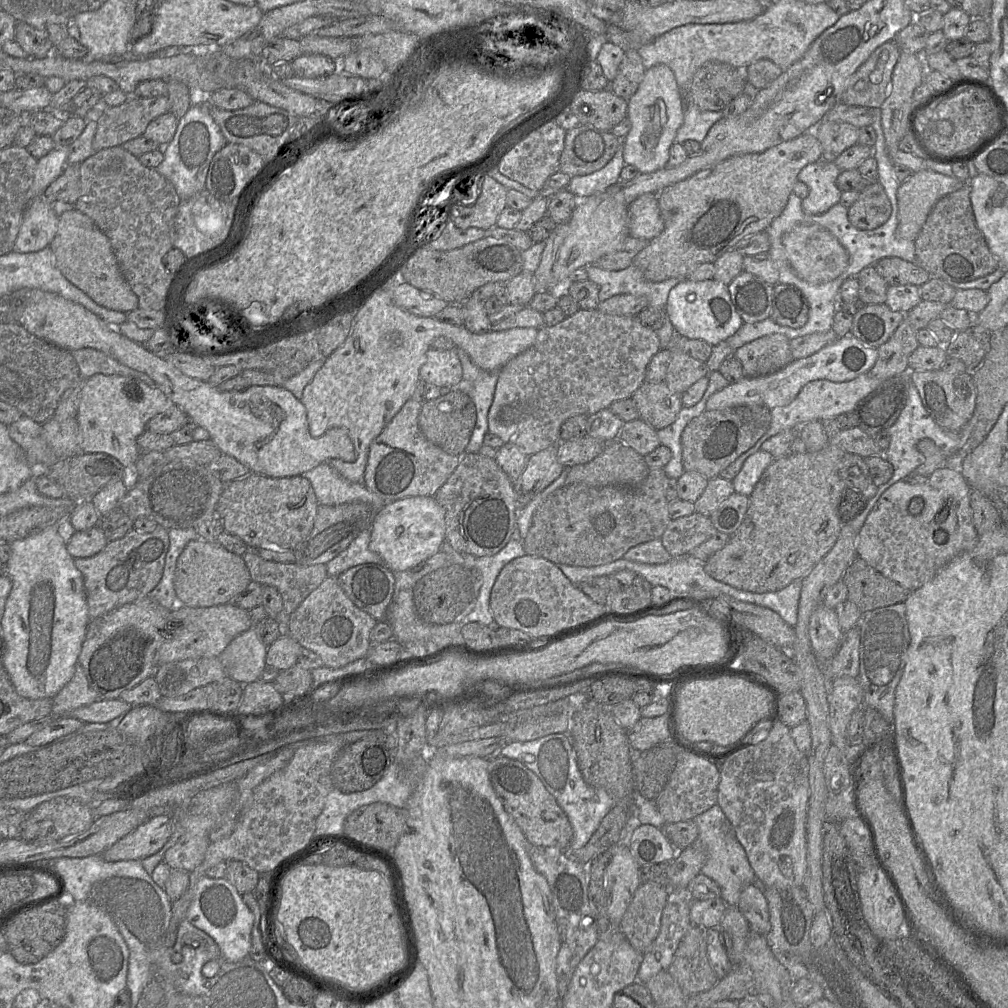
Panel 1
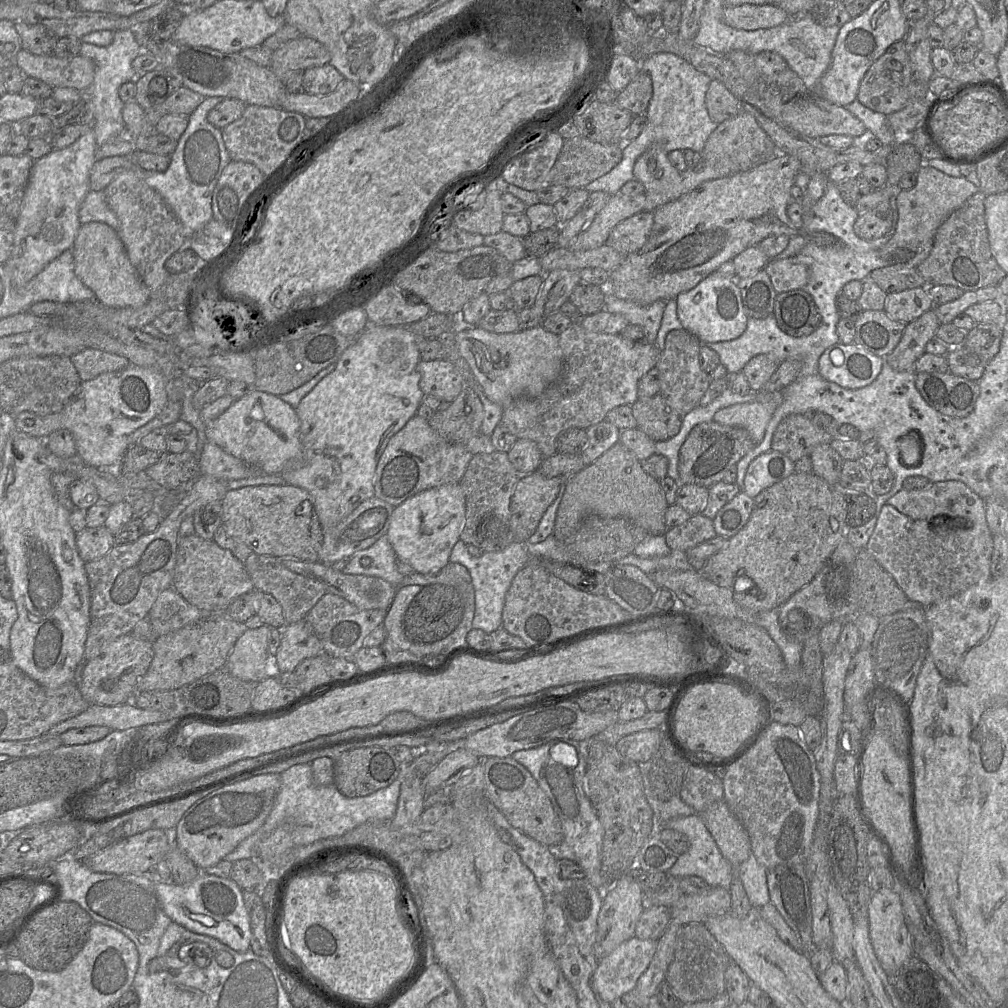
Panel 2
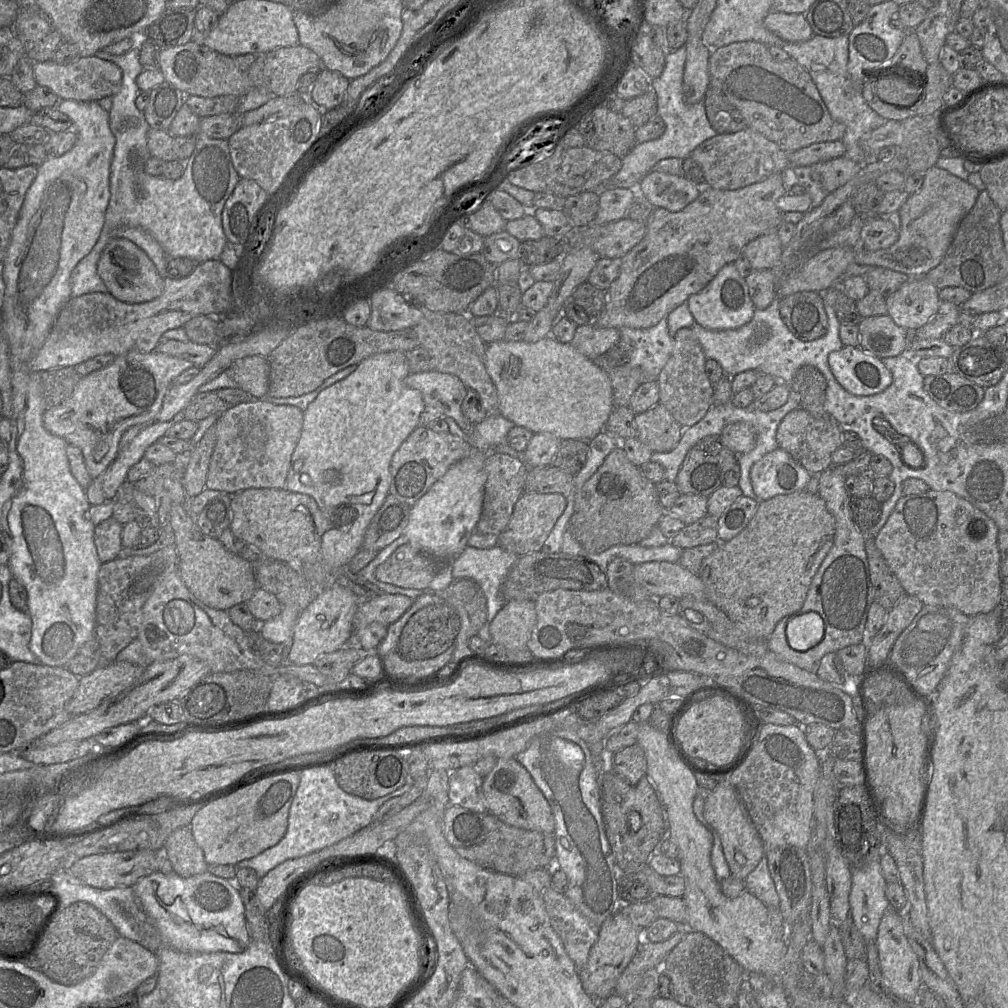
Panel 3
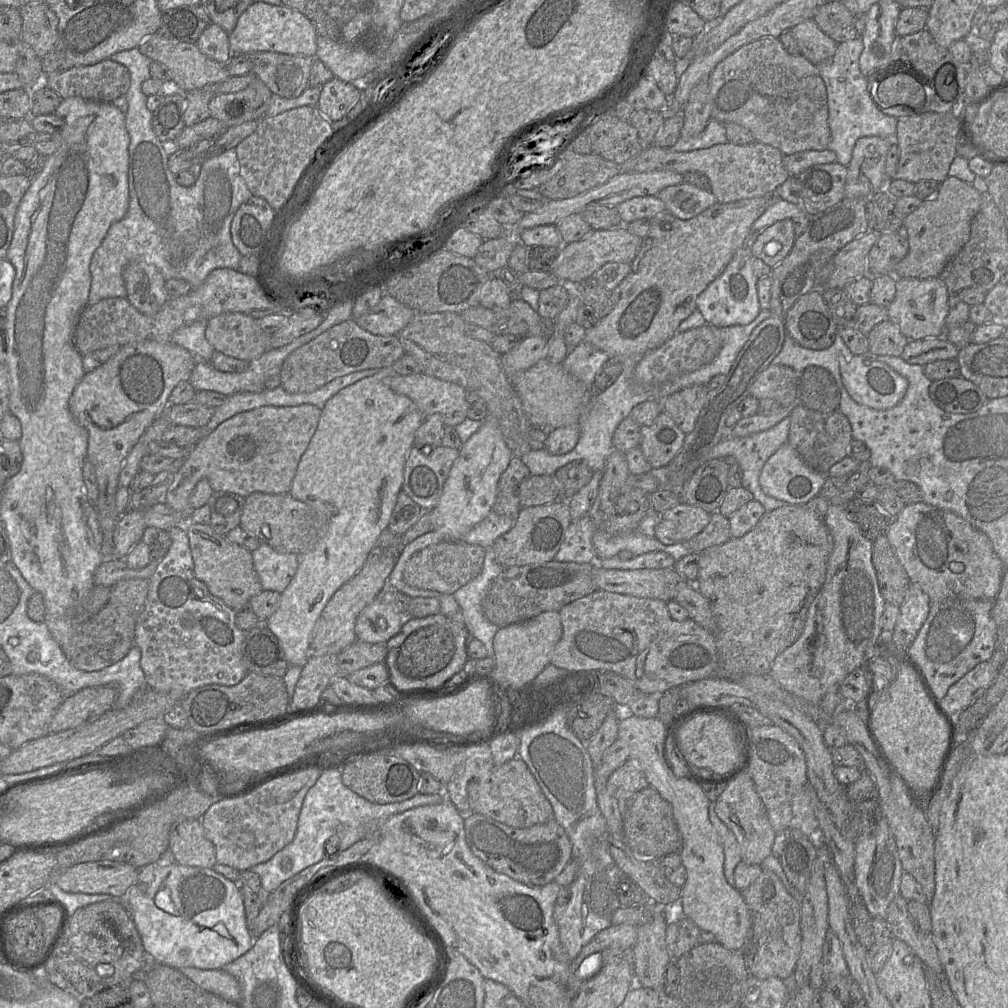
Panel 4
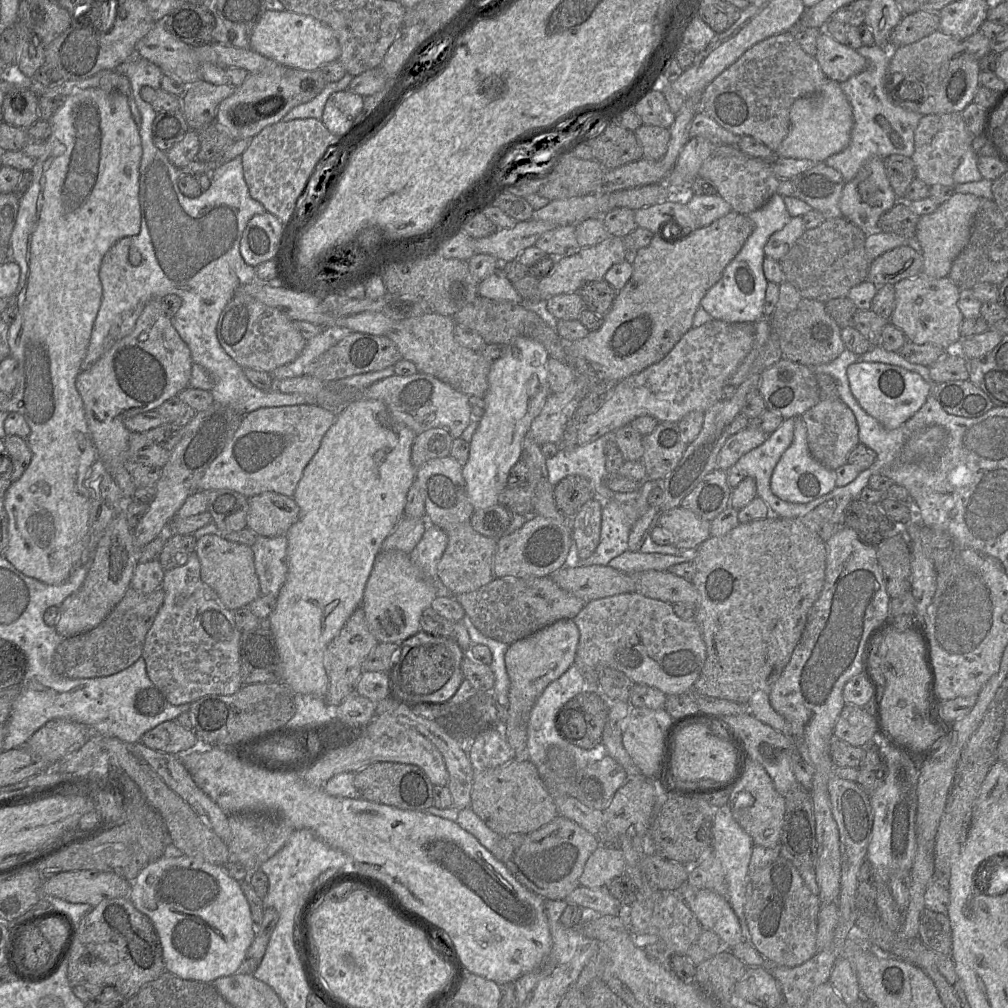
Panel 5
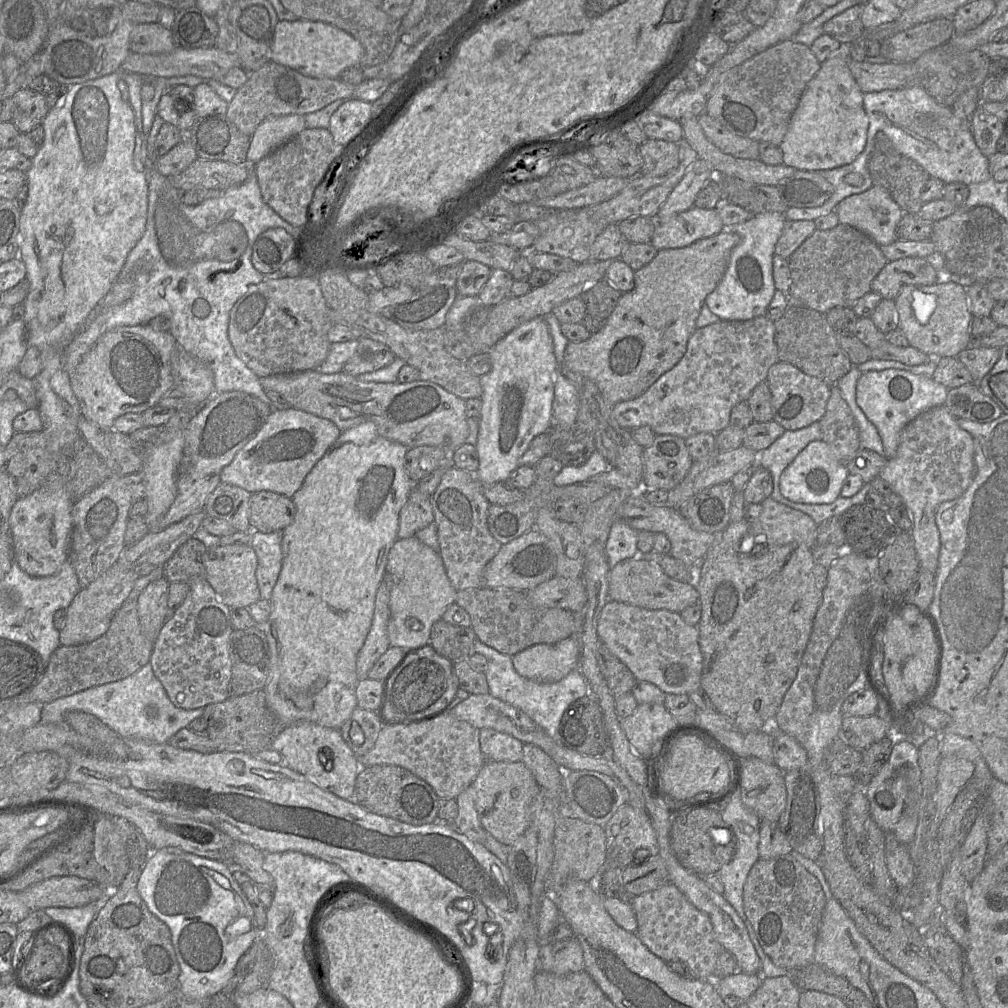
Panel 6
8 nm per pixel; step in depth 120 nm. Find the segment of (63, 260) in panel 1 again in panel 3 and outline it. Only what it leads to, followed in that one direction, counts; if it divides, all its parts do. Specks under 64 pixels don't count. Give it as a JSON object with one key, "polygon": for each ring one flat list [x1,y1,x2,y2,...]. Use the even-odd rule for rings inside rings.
{"polygon":[[113,237,104,248,97,272,109,292,116,299,127,303,149,302,159,297,164,289,164,278,148,255,126,238]]}

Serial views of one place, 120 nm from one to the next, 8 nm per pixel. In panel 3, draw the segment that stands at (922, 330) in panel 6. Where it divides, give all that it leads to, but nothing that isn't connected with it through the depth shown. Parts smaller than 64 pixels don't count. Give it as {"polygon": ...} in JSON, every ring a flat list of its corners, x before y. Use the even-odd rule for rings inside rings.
{"polygon":[[910,277,886,298,887,315,910,332,925,325,938,311,939,290,924,277]]}

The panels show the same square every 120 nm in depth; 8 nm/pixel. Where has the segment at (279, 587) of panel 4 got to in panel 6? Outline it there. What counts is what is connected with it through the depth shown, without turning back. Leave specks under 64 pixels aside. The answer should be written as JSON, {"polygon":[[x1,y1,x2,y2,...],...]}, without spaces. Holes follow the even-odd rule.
{"polygon":[[283,530,271,533,252,531,251,547,258,560,256,578,260,599,271,600,274,586,282,568]]}

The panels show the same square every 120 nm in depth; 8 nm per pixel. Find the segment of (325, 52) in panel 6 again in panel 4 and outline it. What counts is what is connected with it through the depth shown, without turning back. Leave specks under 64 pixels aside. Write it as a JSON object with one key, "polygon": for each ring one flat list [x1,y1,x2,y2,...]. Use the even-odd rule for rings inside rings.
{"polygon":[[254,1,238,18,234,30,228,34,233,54,277,52,316,57,317,32,311,21,299,11,285,5]]}

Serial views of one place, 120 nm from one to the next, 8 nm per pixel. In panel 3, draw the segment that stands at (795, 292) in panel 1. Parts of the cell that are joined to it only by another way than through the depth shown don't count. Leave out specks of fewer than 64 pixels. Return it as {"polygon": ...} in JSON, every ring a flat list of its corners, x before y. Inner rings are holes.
{"polygon":[[801,291,779,299,779,312,790,332,801,341,814,341,828,331,822,296]]}

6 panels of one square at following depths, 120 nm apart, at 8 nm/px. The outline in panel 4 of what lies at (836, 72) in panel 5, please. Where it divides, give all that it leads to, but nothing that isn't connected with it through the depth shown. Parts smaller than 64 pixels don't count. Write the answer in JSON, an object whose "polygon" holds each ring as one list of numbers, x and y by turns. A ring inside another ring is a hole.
{"polygon":[[813,19,799,23,790,32,797,41,800,54,814,65,830,59,836,52,838,43,825,34]]}

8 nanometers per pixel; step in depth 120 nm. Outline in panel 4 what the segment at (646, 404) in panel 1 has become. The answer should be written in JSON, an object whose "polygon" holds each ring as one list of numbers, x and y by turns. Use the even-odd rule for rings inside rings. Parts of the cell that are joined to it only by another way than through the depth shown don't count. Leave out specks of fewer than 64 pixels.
{"polygon":[[661,411,649,426,641,426,639,447,652,468,667,466,681,450,686,434]]}

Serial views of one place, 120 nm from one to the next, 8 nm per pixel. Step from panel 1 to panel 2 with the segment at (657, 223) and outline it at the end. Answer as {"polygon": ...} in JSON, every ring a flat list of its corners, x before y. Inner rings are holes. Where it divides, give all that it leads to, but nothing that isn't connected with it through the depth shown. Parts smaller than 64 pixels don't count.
{"polygon":[[652,211,638,212,618,223,605,243,622,255,636,252,647,241,653,221]]}

